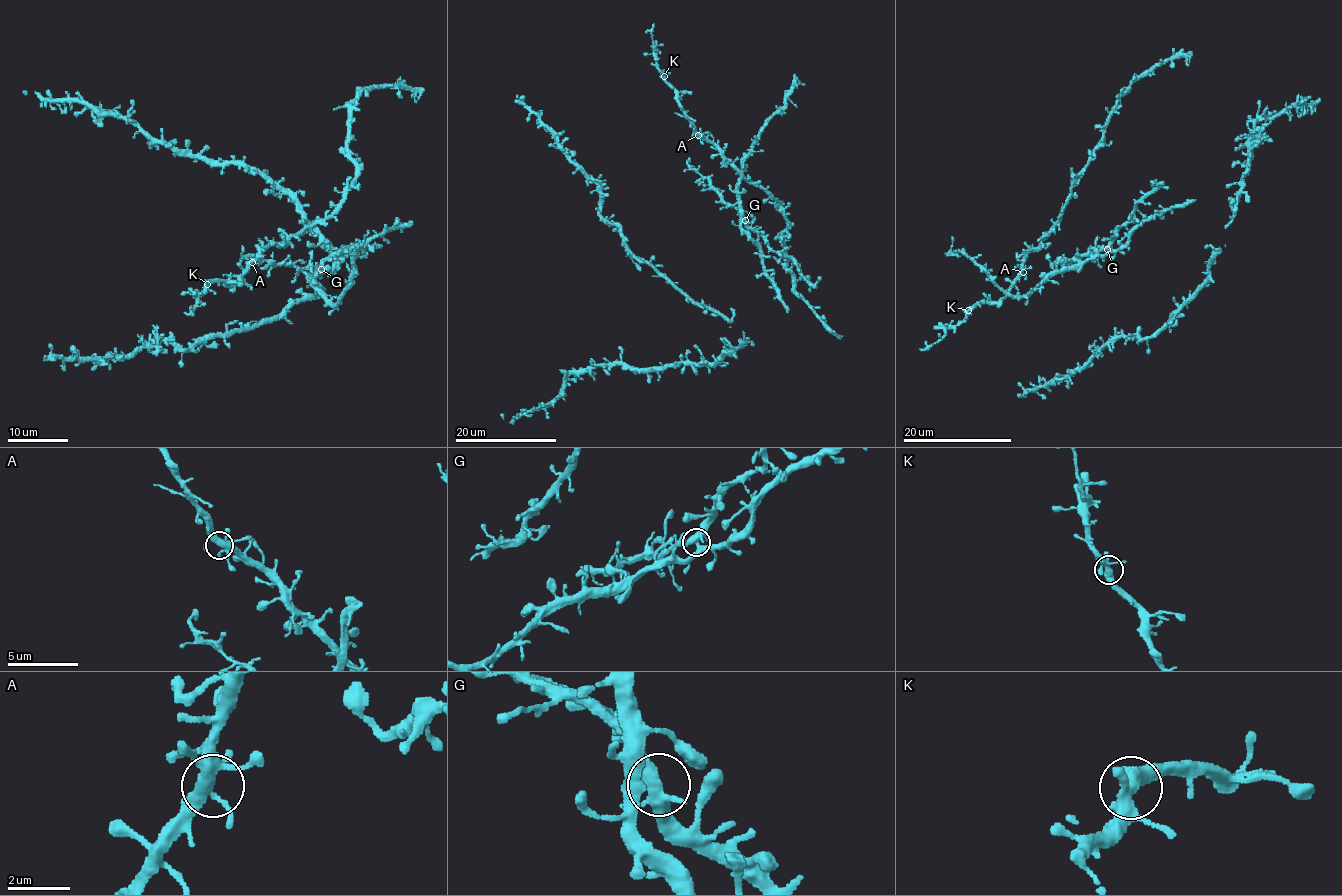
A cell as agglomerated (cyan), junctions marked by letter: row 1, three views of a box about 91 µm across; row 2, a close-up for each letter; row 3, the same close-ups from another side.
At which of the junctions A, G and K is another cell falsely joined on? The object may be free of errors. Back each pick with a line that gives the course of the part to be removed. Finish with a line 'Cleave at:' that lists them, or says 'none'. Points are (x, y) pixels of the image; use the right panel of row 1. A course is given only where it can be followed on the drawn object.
Cleave at: none

